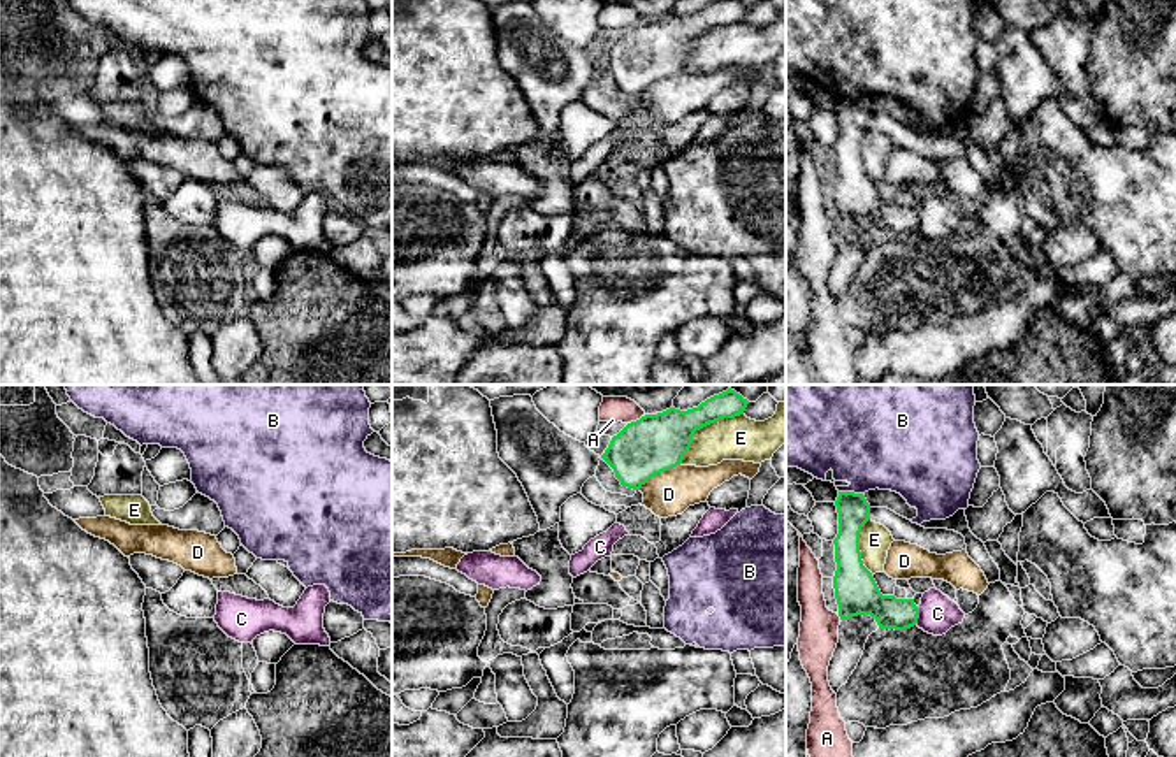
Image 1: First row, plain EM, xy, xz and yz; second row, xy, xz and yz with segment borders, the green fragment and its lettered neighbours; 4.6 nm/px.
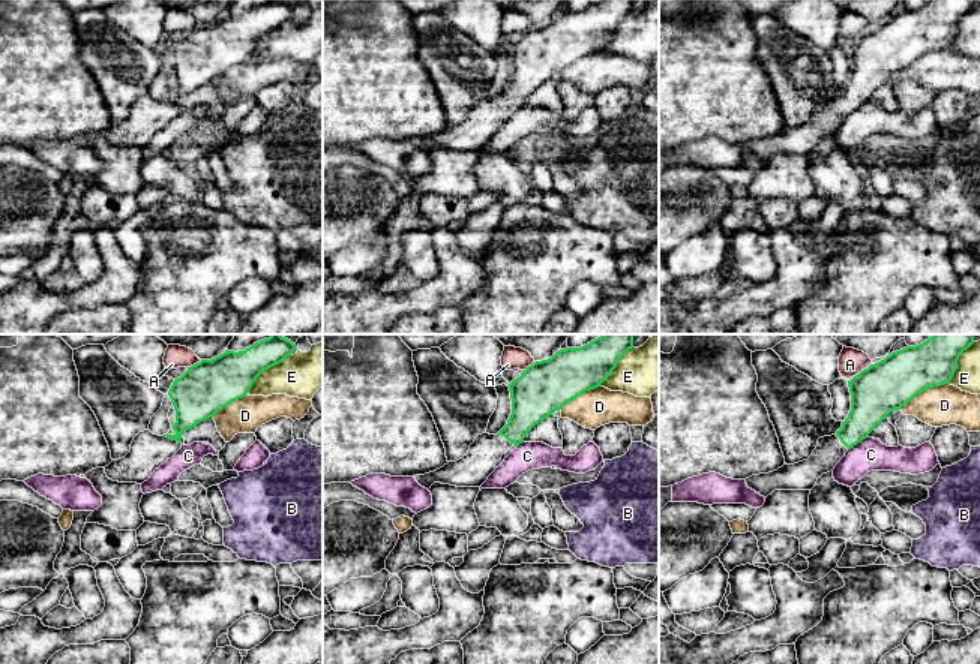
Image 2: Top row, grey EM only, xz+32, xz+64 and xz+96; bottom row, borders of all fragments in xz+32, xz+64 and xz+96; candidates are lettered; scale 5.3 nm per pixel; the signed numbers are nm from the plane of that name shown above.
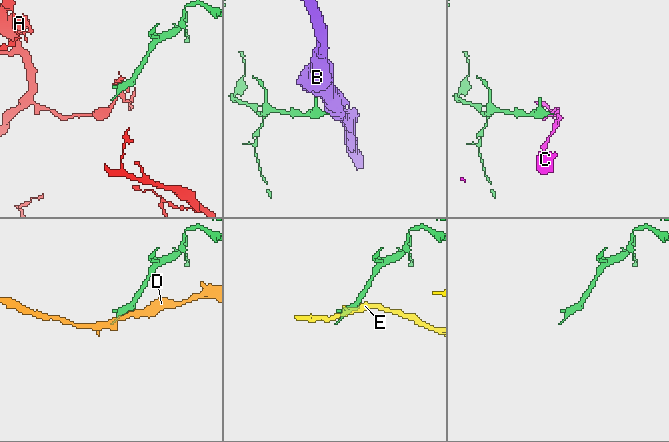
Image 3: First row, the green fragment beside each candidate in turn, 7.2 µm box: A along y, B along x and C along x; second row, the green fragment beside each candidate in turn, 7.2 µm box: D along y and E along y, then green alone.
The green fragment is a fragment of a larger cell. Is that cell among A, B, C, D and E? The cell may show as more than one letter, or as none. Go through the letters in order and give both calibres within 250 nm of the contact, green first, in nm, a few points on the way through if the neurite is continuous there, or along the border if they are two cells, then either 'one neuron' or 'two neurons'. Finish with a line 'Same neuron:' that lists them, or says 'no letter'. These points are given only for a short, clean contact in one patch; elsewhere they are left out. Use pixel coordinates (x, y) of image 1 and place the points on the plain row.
A: 260/120 nm | along xz (646, 21), (628, 30) | two neurons
B: 150/420 nm | along yz (839, 97), (862, 100) | two neurons
C: 140/180 nm | along yz (920, 215), (920, 223), (914, 230) | two neurons
D: 260/200 nm | two neurons
E: 260/200 nm | two neurons
Same neuron: no letter

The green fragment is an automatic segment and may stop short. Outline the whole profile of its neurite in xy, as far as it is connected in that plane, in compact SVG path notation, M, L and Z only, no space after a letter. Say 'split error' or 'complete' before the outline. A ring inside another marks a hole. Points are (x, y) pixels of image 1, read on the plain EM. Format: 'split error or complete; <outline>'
split error; M185 177L178 190L162 200L163 211L186 225L213 225L216 221L218 197L209 184Z

